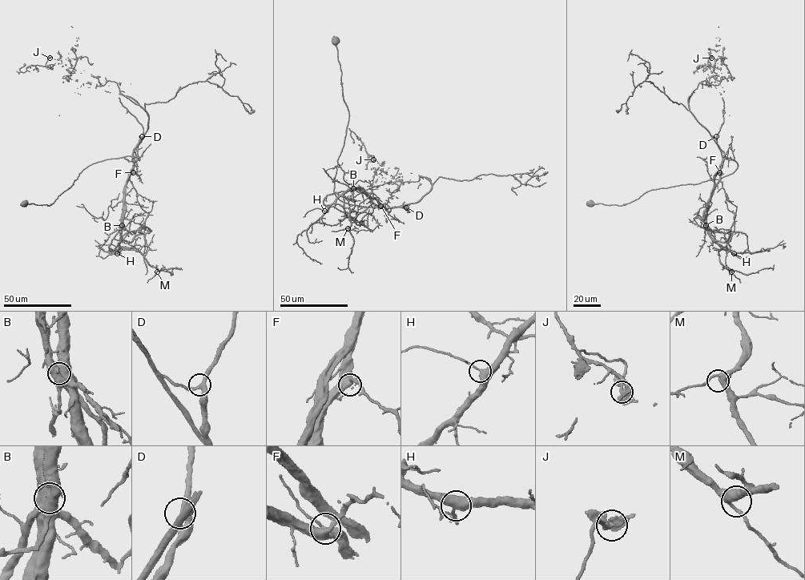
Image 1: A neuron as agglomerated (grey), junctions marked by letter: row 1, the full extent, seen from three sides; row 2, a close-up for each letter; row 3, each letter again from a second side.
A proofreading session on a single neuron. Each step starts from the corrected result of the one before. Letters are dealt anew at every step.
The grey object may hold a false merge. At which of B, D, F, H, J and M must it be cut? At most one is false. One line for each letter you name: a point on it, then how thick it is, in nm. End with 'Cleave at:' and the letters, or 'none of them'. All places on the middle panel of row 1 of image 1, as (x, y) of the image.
B: (353, 188) | 700 nm
Cleave at: B

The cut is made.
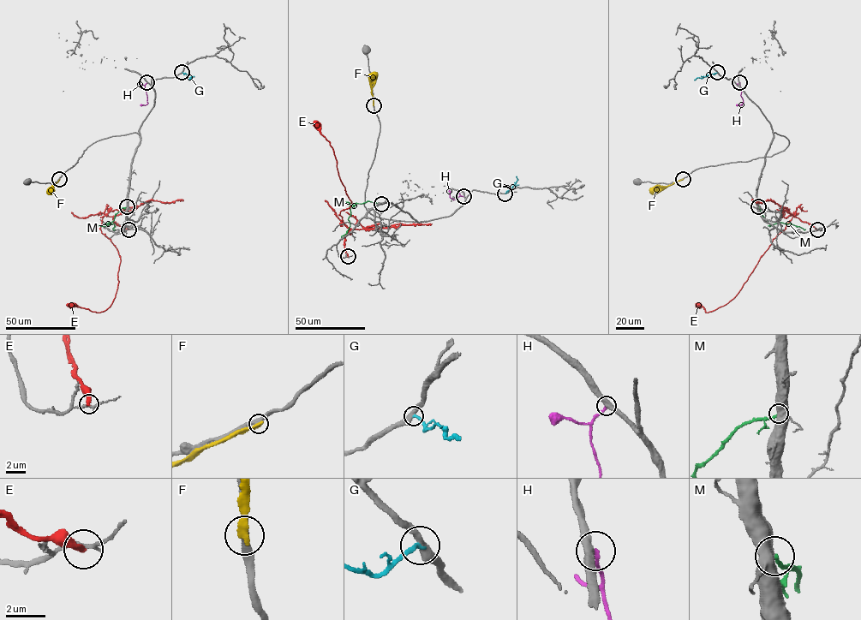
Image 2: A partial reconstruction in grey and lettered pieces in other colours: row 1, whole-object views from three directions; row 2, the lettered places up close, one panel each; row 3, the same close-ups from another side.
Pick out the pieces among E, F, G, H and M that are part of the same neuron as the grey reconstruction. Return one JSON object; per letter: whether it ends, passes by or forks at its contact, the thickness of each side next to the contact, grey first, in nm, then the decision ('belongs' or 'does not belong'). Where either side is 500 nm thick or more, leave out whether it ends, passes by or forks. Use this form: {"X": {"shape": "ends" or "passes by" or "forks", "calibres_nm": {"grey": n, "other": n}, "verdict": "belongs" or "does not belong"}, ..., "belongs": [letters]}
{"E": {"shape": "ends", "calibres_nm": {"grey": 190, "other": 280}, "verdict": "does not belong"}, "F": {"shape": "ends", "calibres_nm": {"grey": 320, "other": 360}, "verdict": "does not belong"}, "G": {"shape": "ends", "calibres_nm": {"grey": 380, "other": 200}, "verdict": "does not belong"}, "H": {"shape": "ends", "calibres_nm": {"grey": 420, "other": 200}, "verdict": "does not belong"}, "M": {"calibres_nm": {"grey": 750, "other": 200}, "verdict": "does not belong"}, "belongs": []}

